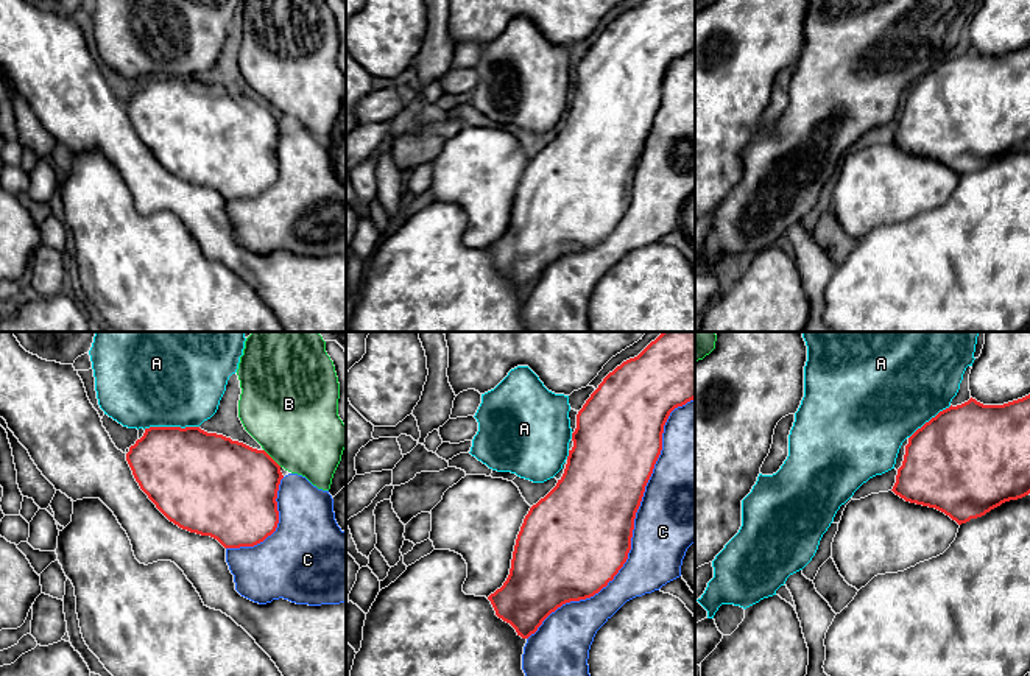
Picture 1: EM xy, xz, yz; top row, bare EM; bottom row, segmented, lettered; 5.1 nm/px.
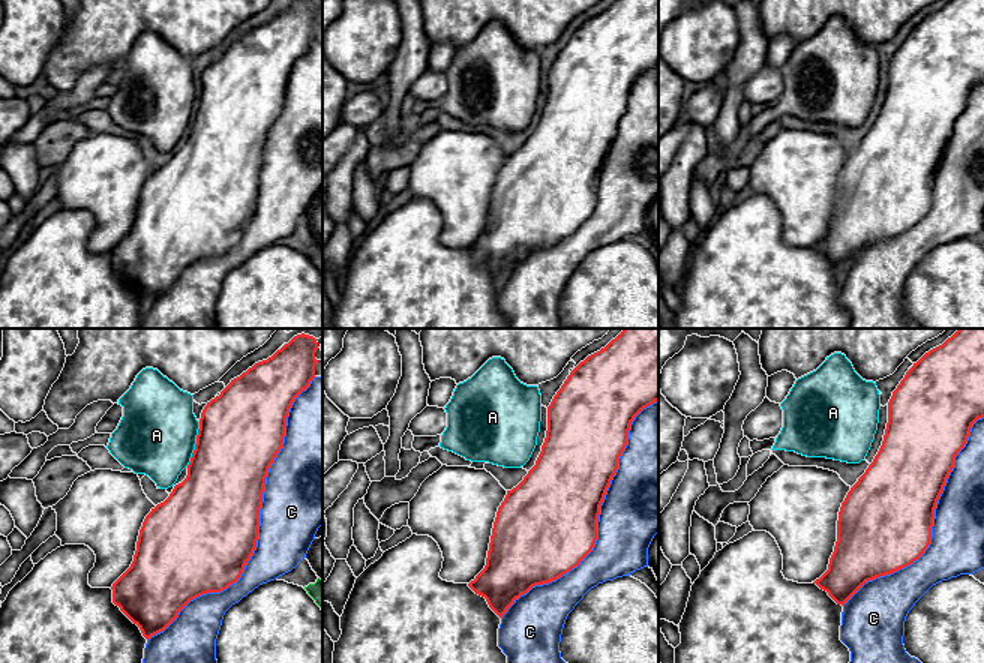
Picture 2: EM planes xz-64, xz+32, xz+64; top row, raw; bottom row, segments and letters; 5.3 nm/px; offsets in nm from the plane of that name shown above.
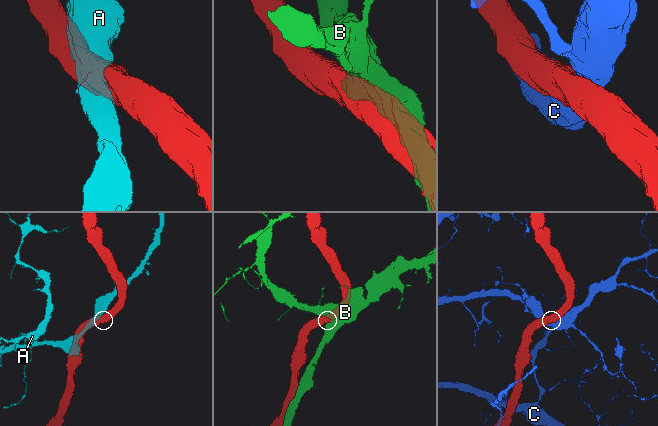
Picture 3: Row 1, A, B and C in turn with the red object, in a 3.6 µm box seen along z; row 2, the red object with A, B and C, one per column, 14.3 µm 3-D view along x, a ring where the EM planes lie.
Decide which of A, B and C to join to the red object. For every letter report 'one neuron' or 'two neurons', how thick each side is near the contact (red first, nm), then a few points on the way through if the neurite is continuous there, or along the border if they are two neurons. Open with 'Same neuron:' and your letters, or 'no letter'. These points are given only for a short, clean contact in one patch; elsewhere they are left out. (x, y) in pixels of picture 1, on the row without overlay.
Same neuron: no letter
A: two neurons; calibres 460 and 400 nm
B: two neurons; calibres 460 and 460 nm; border xy (264, 100), (281, 117)
C: two neurons; calibres 500 and 380 nm

